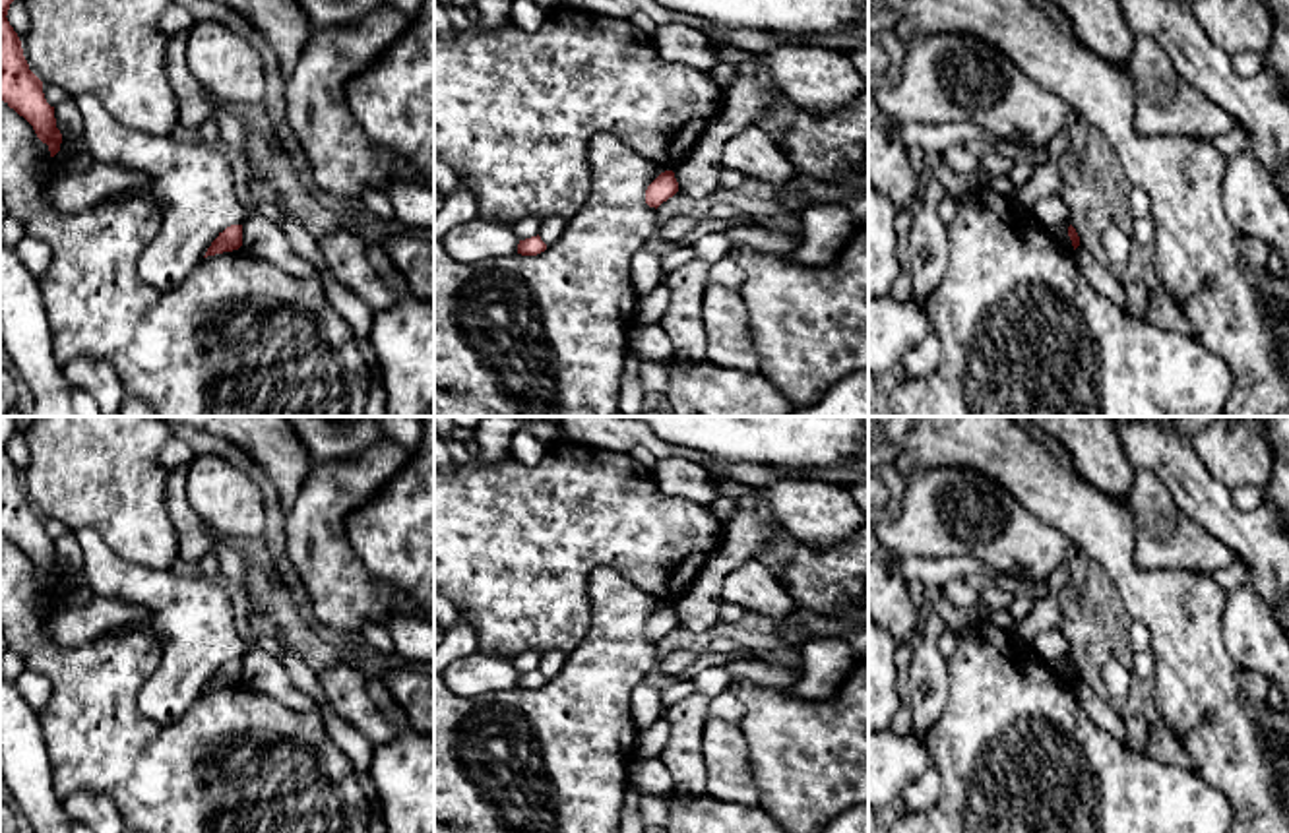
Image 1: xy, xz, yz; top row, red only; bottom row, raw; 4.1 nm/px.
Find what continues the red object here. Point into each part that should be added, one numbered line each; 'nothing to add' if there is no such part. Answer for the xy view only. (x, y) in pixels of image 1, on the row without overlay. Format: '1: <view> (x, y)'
nothing to add

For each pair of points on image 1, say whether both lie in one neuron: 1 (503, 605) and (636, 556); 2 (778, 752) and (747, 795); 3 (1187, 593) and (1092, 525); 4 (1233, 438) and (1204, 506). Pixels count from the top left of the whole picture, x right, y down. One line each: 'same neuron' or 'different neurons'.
1: same neuron
2: different neurons
3: same neuron
4: different neurons

